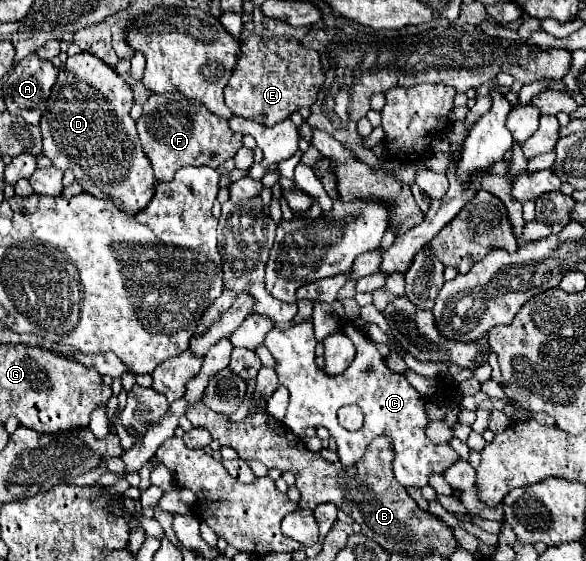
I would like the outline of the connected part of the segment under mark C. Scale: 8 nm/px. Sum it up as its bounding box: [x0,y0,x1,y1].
[266,323,460,487]

